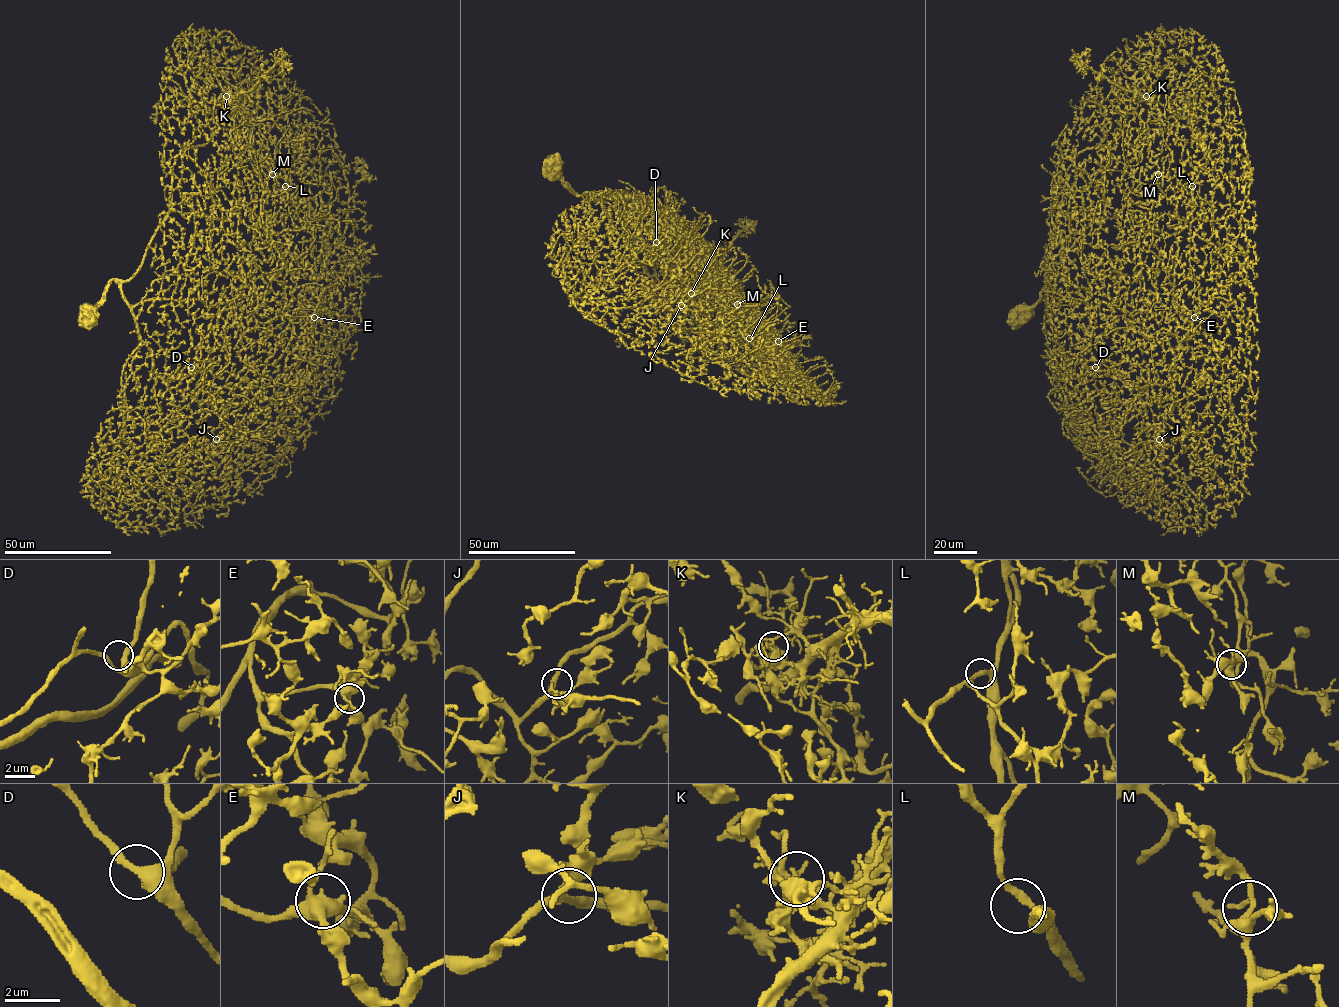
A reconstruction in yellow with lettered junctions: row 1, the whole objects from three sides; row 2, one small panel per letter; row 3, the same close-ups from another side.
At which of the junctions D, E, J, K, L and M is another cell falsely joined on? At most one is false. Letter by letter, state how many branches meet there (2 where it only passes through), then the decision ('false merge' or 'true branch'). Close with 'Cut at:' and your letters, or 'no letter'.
D: branches 4; true branch
E: branches 4; true branch
J: branches 3; true branch
K: branches 4; false merge
L: branches 3; true branch
M: branches 5; true branch
Cut at: K

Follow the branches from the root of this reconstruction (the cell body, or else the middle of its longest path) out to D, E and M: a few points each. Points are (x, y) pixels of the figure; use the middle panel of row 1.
D: (554, 168), (577, 196), (594, 192), (605, 201), (669, 271), (661, 264), (668, 255), (656, 242)
E: (554, 168), (577, 196), (617, 200), (662, 227), (747, 333), (762, 345), (778, 341)
M: (554, 168), (577, 194), (601, 192), (633, 206), (698, 303), (710, 285), (737, 304)

